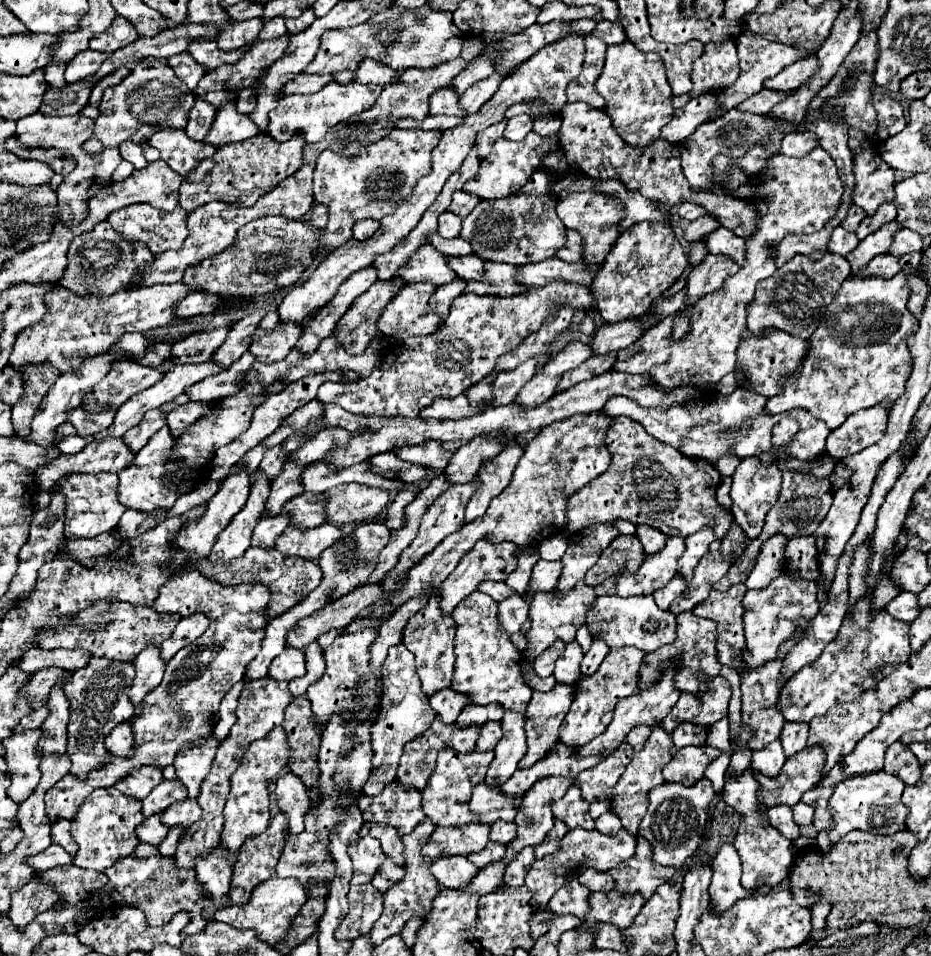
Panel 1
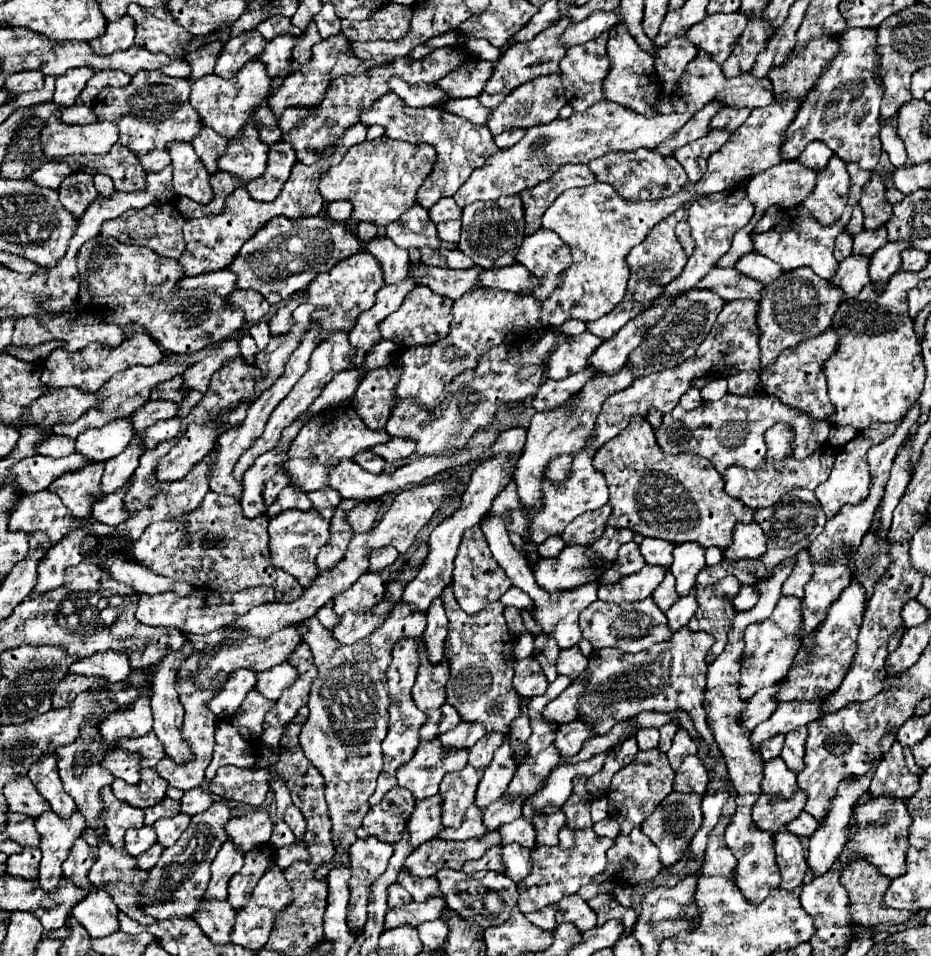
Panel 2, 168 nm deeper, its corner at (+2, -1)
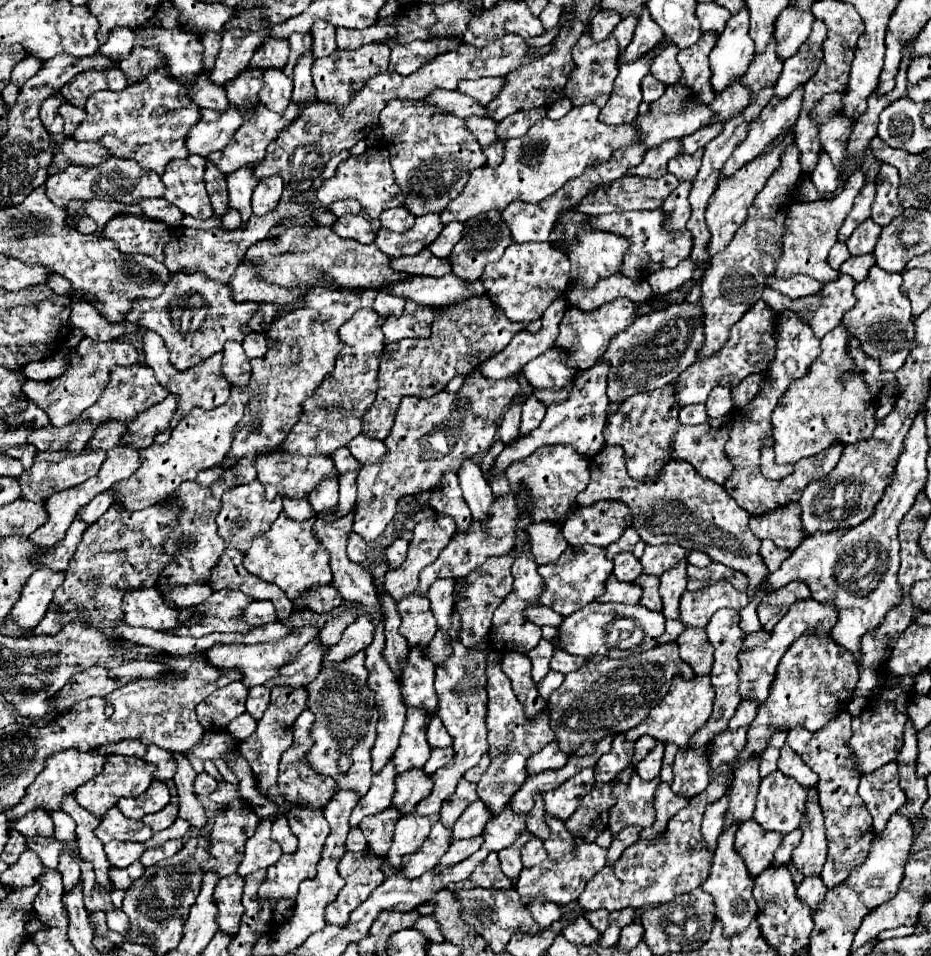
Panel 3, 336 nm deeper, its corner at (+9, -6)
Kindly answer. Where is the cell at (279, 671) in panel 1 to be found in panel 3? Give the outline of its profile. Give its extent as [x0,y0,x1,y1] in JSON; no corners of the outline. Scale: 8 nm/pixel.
[247,686,269,720]

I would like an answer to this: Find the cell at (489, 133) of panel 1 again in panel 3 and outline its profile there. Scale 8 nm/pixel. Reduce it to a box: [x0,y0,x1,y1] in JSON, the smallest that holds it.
[379,100,485,216]

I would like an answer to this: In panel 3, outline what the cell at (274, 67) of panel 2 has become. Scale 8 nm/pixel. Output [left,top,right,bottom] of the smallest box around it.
[259,68,291,112]

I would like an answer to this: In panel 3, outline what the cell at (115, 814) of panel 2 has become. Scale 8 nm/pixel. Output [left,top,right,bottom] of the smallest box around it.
[95,806,153,842]

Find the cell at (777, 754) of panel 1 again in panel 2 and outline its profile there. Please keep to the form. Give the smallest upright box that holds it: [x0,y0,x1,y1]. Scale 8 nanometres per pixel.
[762,757,798,799]

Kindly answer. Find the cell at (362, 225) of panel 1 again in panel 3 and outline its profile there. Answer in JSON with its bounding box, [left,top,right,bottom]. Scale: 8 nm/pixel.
[331,214,375,244]

